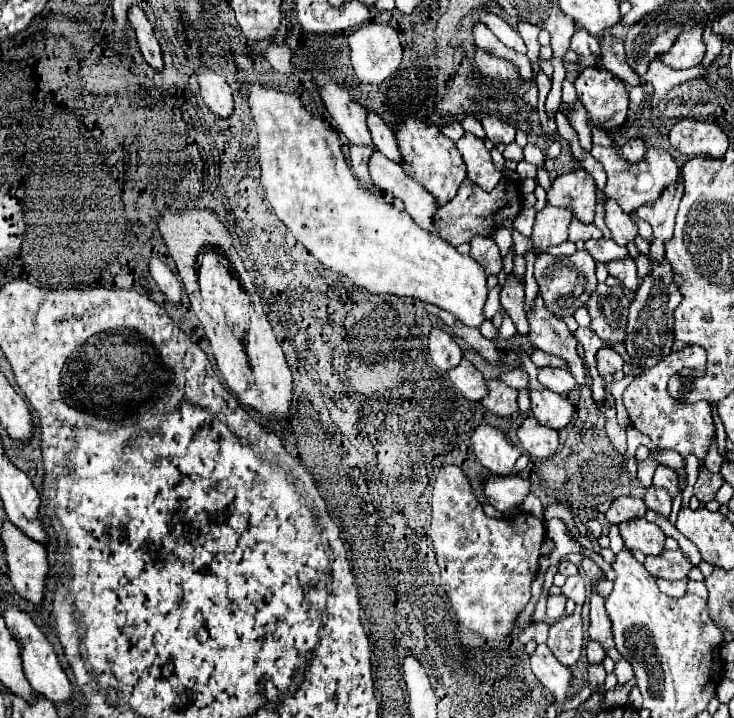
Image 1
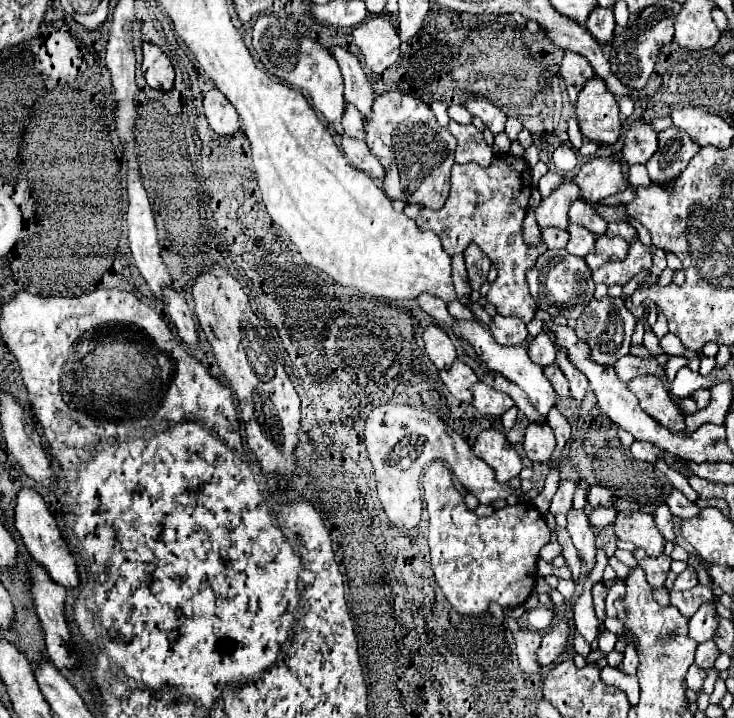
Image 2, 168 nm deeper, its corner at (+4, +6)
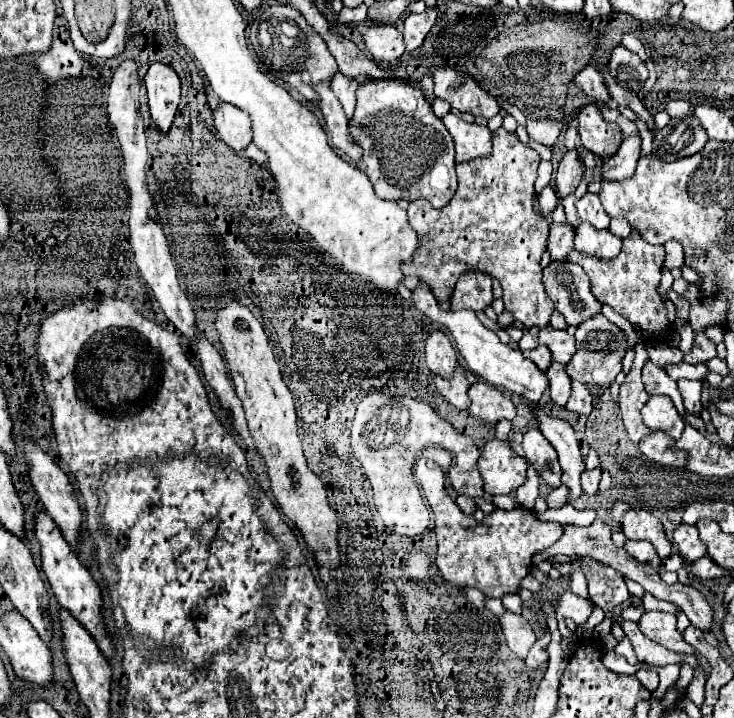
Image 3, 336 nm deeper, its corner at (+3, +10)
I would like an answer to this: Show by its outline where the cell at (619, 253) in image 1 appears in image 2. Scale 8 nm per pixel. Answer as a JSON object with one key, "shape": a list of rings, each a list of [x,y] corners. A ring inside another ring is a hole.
{"shape":[[[569,222],[567,232],[569,232],[569,242],[565,248],[569,254],[583,258],[583,256],[587,256],[587,252],[591,252],[591,248],[595,248],[595,236],[589,230],[585,230],[583,226]]]}

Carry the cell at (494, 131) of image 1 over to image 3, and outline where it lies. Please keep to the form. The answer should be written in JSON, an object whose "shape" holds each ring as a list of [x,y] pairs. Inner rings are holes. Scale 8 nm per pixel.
{"shape":[[[454,68],[434,72],[434,94],[446,100],[452,108],[474,116],[492,118],[500,112],[496,98],[486,94],[472,78],[456,72]]]}

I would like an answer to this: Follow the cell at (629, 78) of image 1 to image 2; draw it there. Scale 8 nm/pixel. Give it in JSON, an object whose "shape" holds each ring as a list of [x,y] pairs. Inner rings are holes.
{"shape":[[[601,6],[593,8],[585,26],[595,40],[611,40],[615,30],[613,8],[601,8]]]}

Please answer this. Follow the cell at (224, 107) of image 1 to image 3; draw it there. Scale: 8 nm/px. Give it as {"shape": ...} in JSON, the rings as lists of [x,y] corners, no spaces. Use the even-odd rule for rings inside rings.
{"shape":[[[218,104],[214,110],[214,130],[236,152],[242,152],[252,142],[248,114],[232,104]]]}

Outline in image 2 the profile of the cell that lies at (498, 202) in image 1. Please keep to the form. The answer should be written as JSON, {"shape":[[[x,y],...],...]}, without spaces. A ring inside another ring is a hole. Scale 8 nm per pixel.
{"shape":[[[495,154],[495,158],[503,158],[501,160],[493,160],[487,168],[481,168],[479,164],[455,164],[451,170],[451,194],[445,202],[445,206],[441,210],[429,210],[421,204],[407,204],[405,206],[405,214],[407,218],[411,218],[419,230],[433,230],[435,234],[439,234],[443,250],[449,256],[457,256],[463,254],[465,248],[469,244],[477,244],[491,260],[491,264],[497,266],[497,282],[493,282],[493,288],[489,290],[489,304],[501,314],[501,316],[517,316],[521,318],[525,324],[531,322],[535,318],[537,312],[537,302],[531,300],[529,294],[529,286],[525,280],[525,272],[529,268],[535,266],[537,258],[547,250],[545,242],[539,242],[537,246],[529,246],[523,238],[523,218],[527,214],[527,206],[529,206],[529,196],[531,196],[531,168],[529,164],[513,154]]]}

